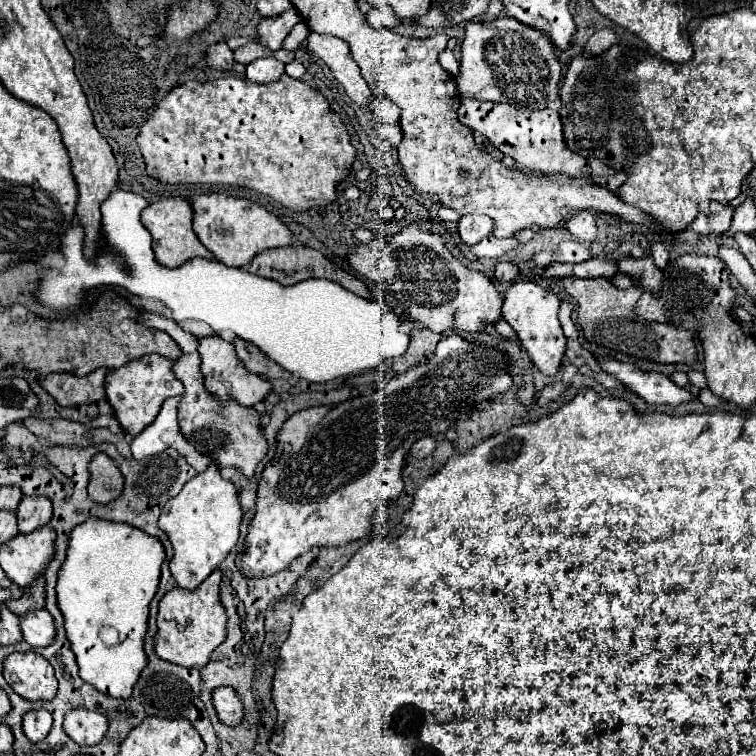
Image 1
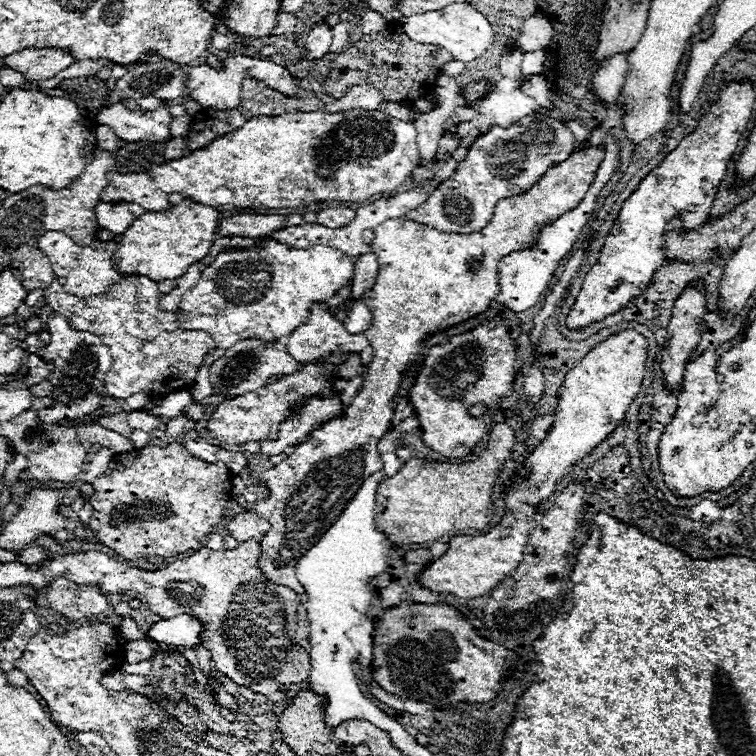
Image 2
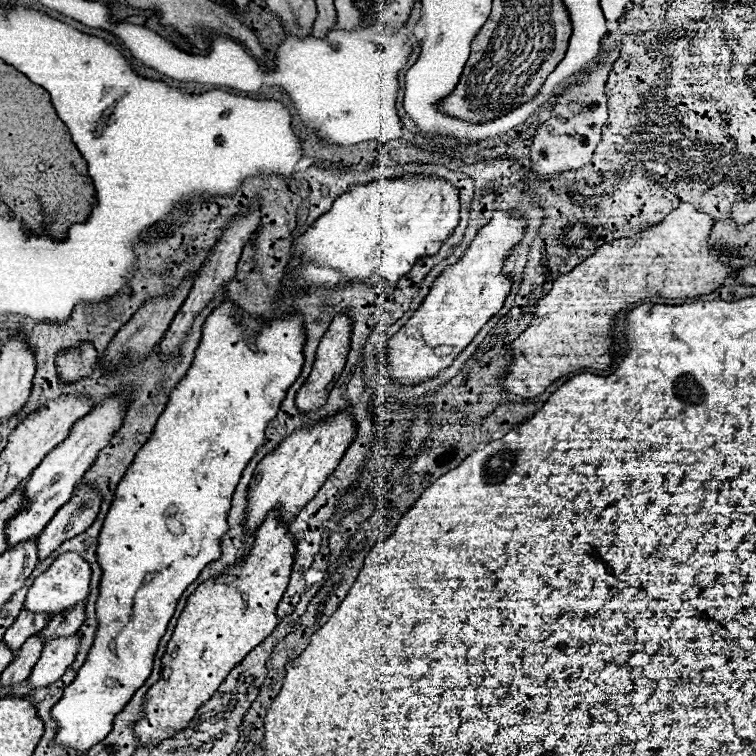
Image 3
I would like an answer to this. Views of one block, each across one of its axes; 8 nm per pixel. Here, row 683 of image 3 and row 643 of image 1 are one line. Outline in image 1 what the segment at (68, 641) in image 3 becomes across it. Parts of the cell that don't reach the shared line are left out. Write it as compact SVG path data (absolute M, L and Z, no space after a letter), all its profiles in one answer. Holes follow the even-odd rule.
M34 610L30 614L26 614L20 620L22 626L22 634L24 640L34 646L34 648L44 648L50 646L56 638L56 626L54 626L54 618L50 616L50 612L46 610Z

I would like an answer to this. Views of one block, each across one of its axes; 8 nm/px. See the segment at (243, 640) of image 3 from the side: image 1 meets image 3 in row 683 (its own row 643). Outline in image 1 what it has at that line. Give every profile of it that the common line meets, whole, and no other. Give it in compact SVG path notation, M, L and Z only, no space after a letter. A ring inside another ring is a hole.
M214 570L198 590L170 590L158 606L158 634L156 634L156 654L172 664L184 668L202 668L210 662L210 654L226 638L226 610L220 602L220 570Z

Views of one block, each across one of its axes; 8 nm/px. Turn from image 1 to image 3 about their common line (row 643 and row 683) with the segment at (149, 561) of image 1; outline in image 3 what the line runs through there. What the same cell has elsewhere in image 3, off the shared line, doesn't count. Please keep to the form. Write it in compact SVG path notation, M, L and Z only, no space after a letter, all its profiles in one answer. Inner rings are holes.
M226 300L204 322L194 362L170 394L166 410L160 414L152 436L120 480L102 526L96 548L96 560L102 568L96 600L96 638L78 676L64 688L62 698L50 712L56 722L54 742L72 748L78 754L84 754L90 746L106 738L112 730L114 716L152 674L152 660L174 614L174 604L206 564L220 558L220 542L228 530L226 518L234 488L250 458L254 458L258 448L264 446L266 426L276 418L286 390L300 376L306 342L300 316L284 316L258 324L250 318L238 322L236 314L236 304Z

